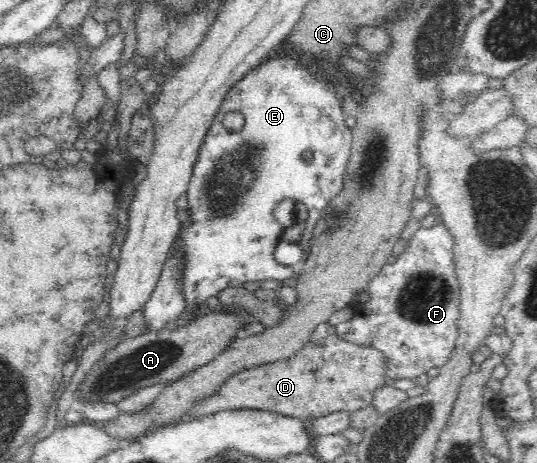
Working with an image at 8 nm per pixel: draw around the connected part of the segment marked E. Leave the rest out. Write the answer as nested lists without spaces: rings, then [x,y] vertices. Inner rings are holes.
[[[293,56],[273,58],[250,70],[225,94],[200,147],[186,190],[191,223],[181,227],[173,244],[182,252],[180,266],[185,271],[182,293],[189,306],[203,304],[207,298],[218,297],[227,288],[243,287],[247,282],[273,280],[289,283],[302,274],[309,256],[313,228],[321,218],[323,208],[344,188],[353,143],[353,131],[345,124],[340,92],[335,90],[337,86],[329,79],[315,76],[309,73],[303,61],[295,60]],[[229,112],[243,114],[245,123],[240,132],[230,132],[223,126],[223,118]],[[285,198],[303,203],[309,216],[299,241],[303,250],[301,260],[291,266],[279,264],[274,257],[284,231],[283,225],[276,222],[274,213],[277,204]]]

